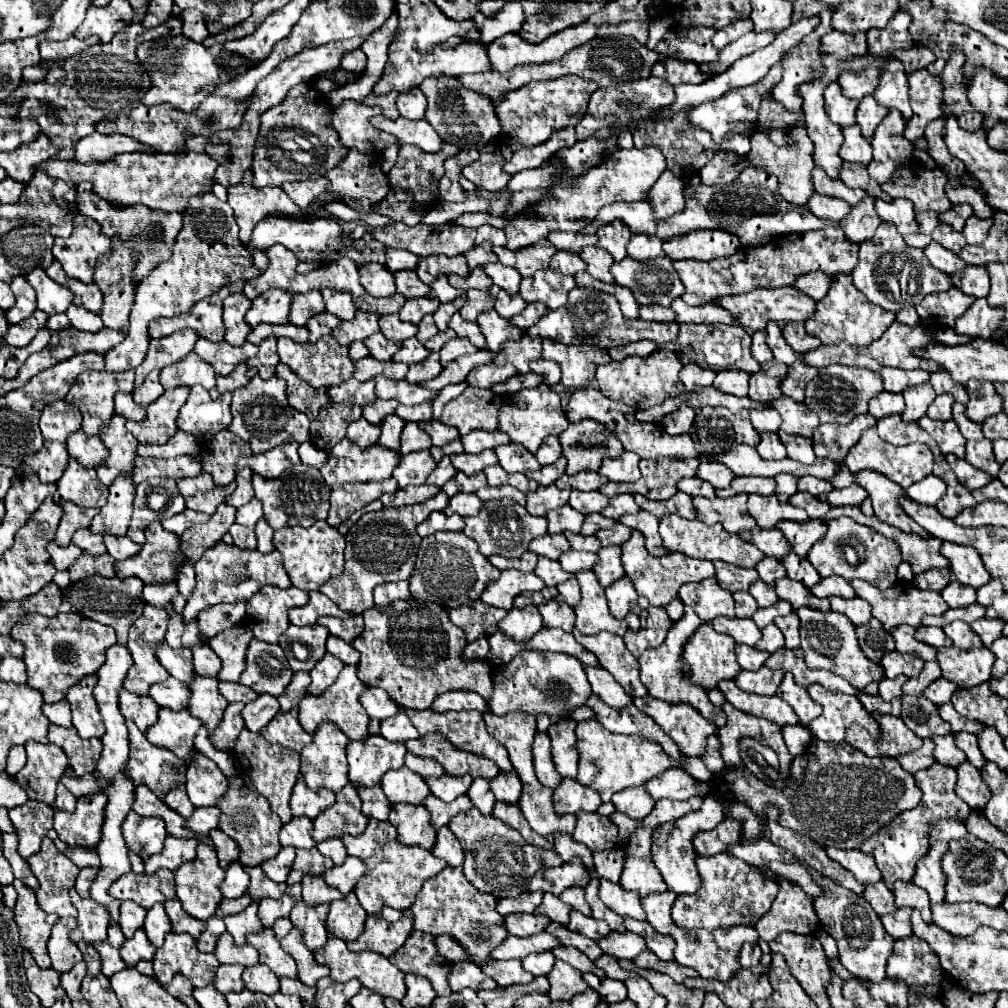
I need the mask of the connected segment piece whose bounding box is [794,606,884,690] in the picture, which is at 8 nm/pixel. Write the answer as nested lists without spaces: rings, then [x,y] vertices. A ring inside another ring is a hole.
[[[800,606],[794,612],[800,618],[800,640],[802,640],[804,658],[812,670],[830,670],[842,676],[844,680],[848,680],[856,690],[862,690],[866,684],[884,678],[882,666],[870,662],[862,654],[856,638],[856,626],[844,614],[838,614],[834,610],[822,612],[808,606]]]

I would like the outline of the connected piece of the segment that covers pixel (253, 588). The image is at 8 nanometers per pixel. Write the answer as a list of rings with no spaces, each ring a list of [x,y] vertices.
[[[216,542],[210,550],[206,550],[206,554],[202,554],[200,560],[194,562],[194,570],[196,570],[196,586],[194,586],[192,594],[186,598],[186,606],[182,612],[184,622],[194,620],[200,610],[220,604],[220,602],[240,602],[240,600],[246,602],[266,584],[272,584],[278,588],[292,586],[284,566],[282,566],[282,554],[278,554],[278,550],[274,550],[270,554],[260,554],[258,550],[250,552],[250,550],[242,550],[234,544]]]

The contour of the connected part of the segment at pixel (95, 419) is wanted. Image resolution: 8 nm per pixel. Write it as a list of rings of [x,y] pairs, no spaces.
[[[134,370],[110,374],[110,372],[82,372],[66,402],[78,406],[82,412],[82,430],[86,436],[96,436],[114,414],[114,394],[134,390]]]

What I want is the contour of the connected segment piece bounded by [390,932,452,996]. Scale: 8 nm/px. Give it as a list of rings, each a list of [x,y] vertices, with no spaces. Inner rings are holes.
[[[414,932],[402,948],[398,948],[398,954],[390,958],[394,966],[398,966],[404,974],[420,974],[426,976],[432,982],[432,988],[438,996],[452,994],[448,986],[448,974],[450,974],[450,962],[438,954],[438,948],[434,946],[434,936],[424,932]]]

